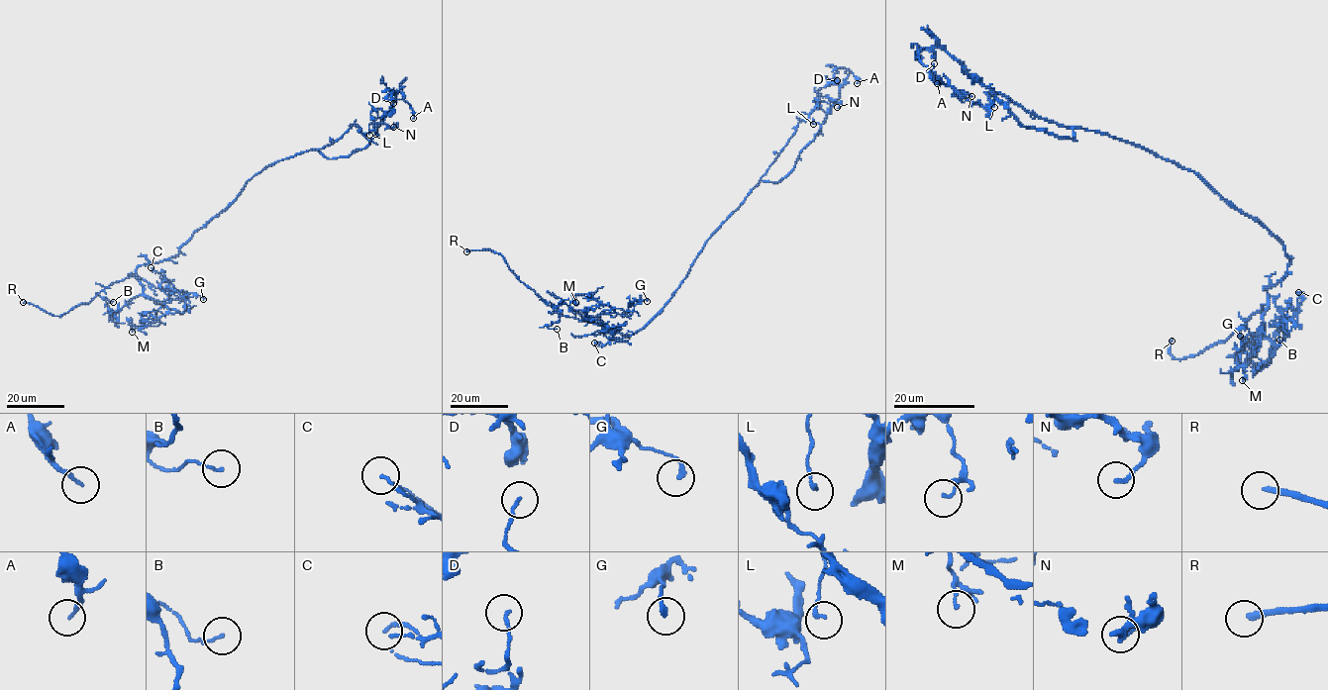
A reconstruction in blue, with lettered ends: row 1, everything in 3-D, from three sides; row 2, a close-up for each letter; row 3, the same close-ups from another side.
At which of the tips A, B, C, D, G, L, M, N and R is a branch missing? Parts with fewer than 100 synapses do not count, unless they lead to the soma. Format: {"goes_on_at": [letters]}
{"goes_on_at": ["R"]}

